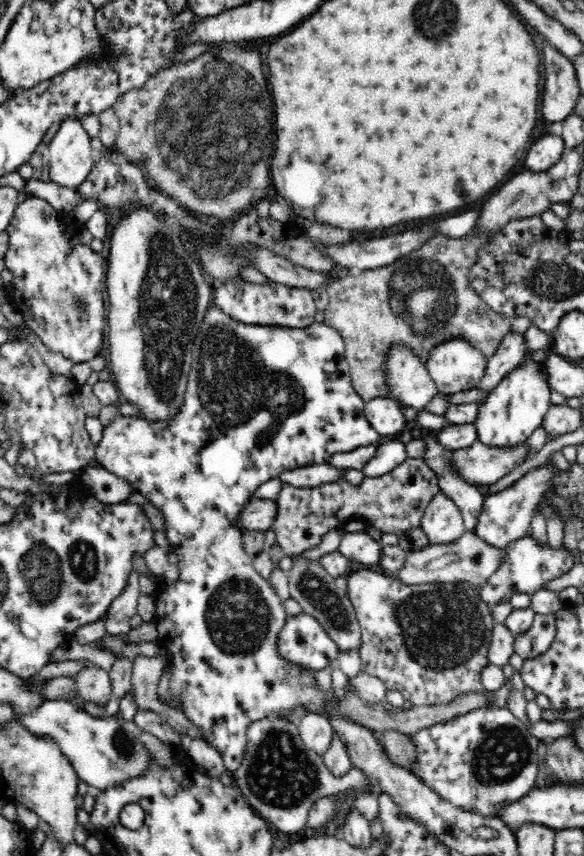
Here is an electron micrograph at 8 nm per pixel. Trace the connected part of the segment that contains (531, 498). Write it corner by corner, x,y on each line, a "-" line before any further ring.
548,458
545,465
535,467
506,488
486,497
475,528
476,536
500,549
527,534
531,530
530,522
534,516
535,506
539,498
549,489
551,480
554,479
553,466
551,458

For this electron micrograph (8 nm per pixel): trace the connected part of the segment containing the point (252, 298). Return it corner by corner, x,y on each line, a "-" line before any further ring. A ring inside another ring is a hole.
236,279
216,284
213,289
212,306
217,306
235,322
287,328
306,328
315,322
316,306
312,299
312,291
306,288
289,287
280,283
260,286
257,283

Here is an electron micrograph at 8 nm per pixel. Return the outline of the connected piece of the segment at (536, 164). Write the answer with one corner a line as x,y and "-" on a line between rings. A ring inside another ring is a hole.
549,133
542,136
526,154
525,168
534,172
543,172
552,168
562,158
565,142
561,136

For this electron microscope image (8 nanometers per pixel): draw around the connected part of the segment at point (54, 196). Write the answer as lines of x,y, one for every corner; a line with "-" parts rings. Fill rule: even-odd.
31,178
26,184
26,191
34,197
46,200
56,211
71,214
80,200
80,194
70,188
61,188
52,182
41,182
40,179

